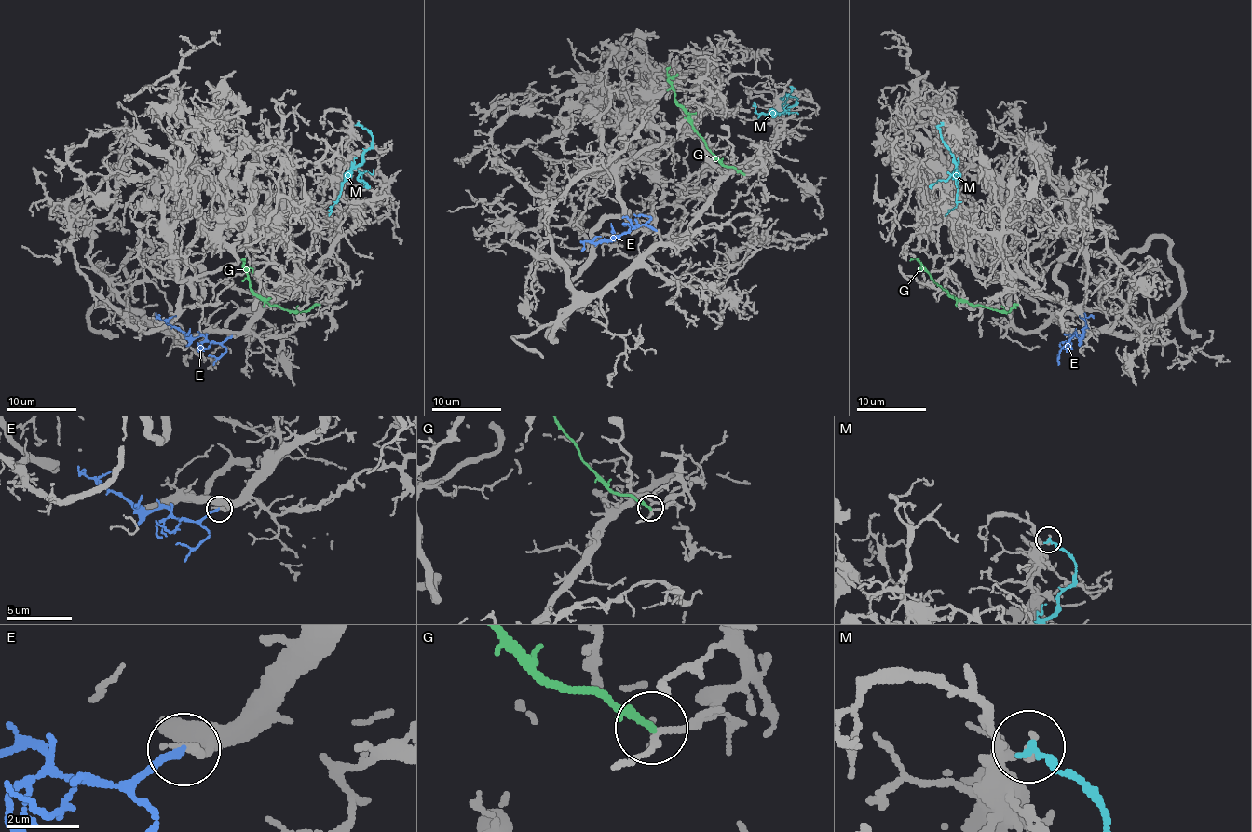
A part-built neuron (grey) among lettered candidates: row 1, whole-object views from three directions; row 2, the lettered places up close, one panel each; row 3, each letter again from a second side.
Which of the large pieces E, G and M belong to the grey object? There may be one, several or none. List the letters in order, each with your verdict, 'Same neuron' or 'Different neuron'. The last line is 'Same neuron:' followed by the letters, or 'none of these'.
E: Same neuron
G: Different neuron
M: Different neuron
Same neuron: E

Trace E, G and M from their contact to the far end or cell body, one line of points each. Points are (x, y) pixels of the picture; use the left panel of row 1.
E: (232, 335), (220, 343), (212, 343), (202, 335), (186, 337), (156, 315)
G: (319, 305), (302, 311), (270, 306), (250, 287), (242, 259), (244, 261)
M: (358, 123), (372, 137), (372, 145), (344, 182), (328, 215)

